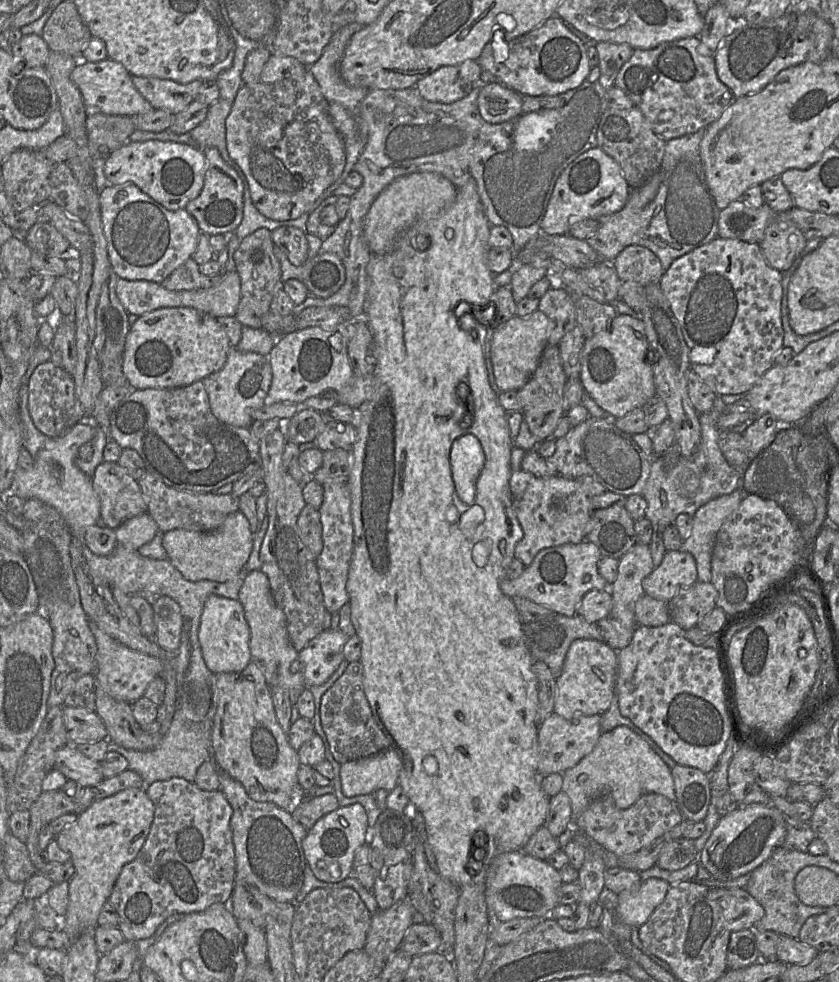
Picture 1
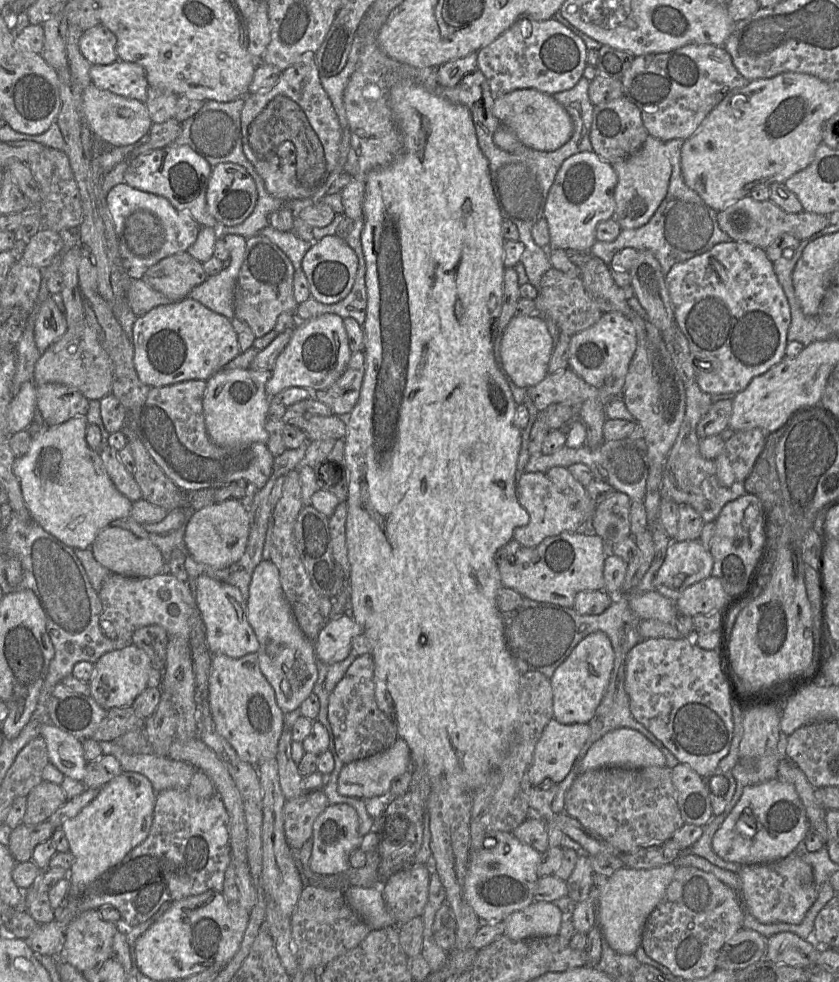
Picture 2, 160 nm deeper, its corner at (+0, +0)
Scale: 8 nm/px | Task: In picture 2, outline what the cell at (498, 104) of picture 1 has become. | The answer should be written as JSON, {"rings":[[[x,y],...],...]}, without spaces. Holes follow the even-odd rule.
{"rings":[[[517,89],[496,96],[492,111],[499,122],[511,129],[524,146],[534,150],[557,150],[573,133],[572,121],[567,110],[552,95],[535,89]]]}

